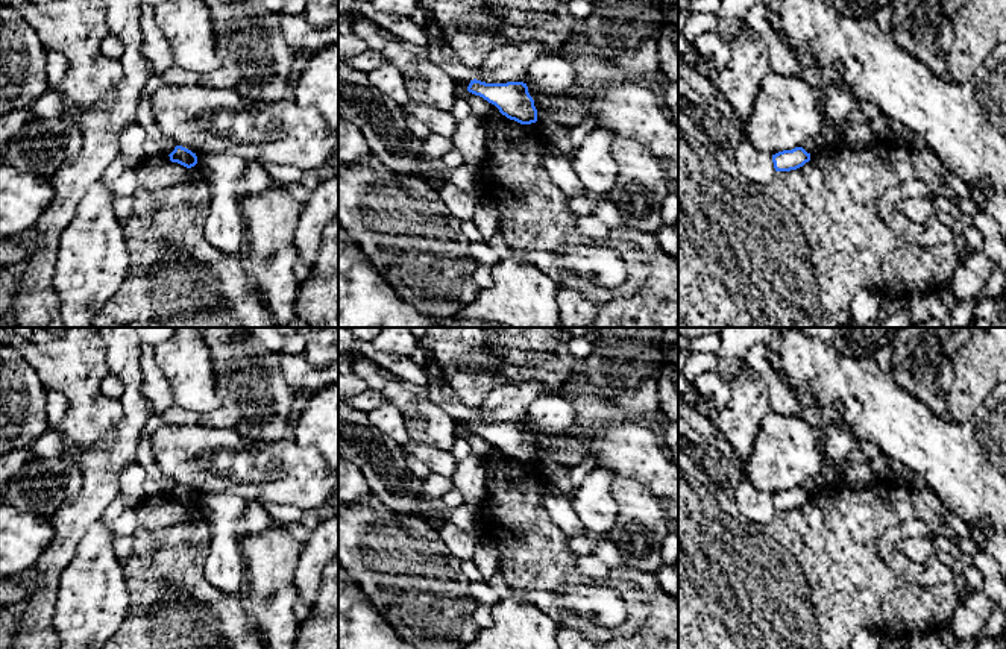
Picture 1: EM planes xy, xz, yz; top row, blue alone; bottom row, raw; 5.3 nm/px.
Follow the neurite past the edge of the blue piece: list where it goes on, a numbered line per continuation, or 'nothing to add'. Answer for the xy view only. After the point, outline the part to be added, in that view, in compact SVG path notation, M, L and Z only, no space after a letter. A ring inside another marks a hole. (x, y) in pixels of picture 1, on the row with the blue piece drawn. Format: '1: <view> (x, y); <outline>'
nothing to add

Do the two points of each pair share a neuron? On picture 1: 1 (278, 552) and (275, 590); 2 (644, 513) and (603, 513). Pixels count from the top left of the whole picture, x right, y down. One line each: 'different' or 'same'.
1: same
2: different

